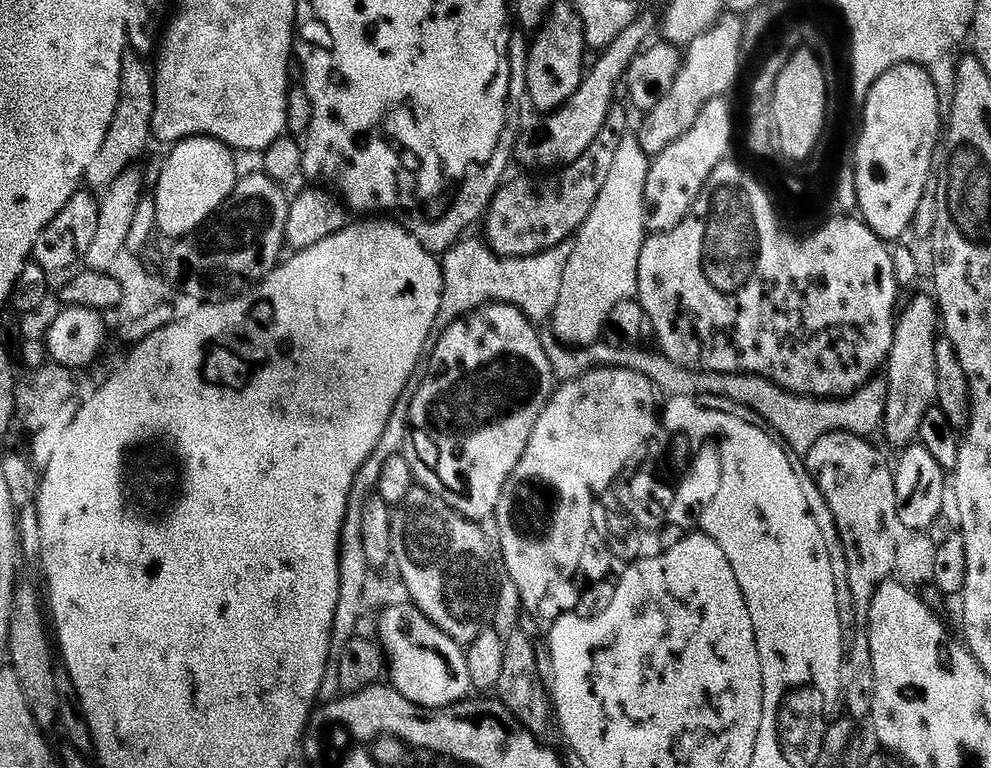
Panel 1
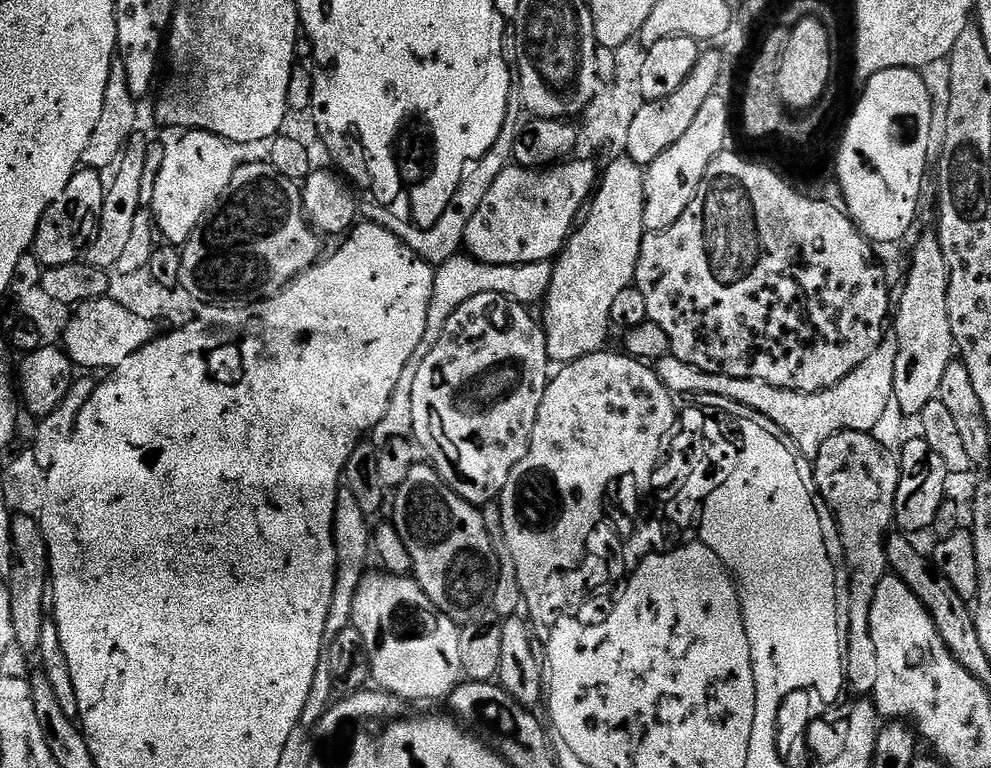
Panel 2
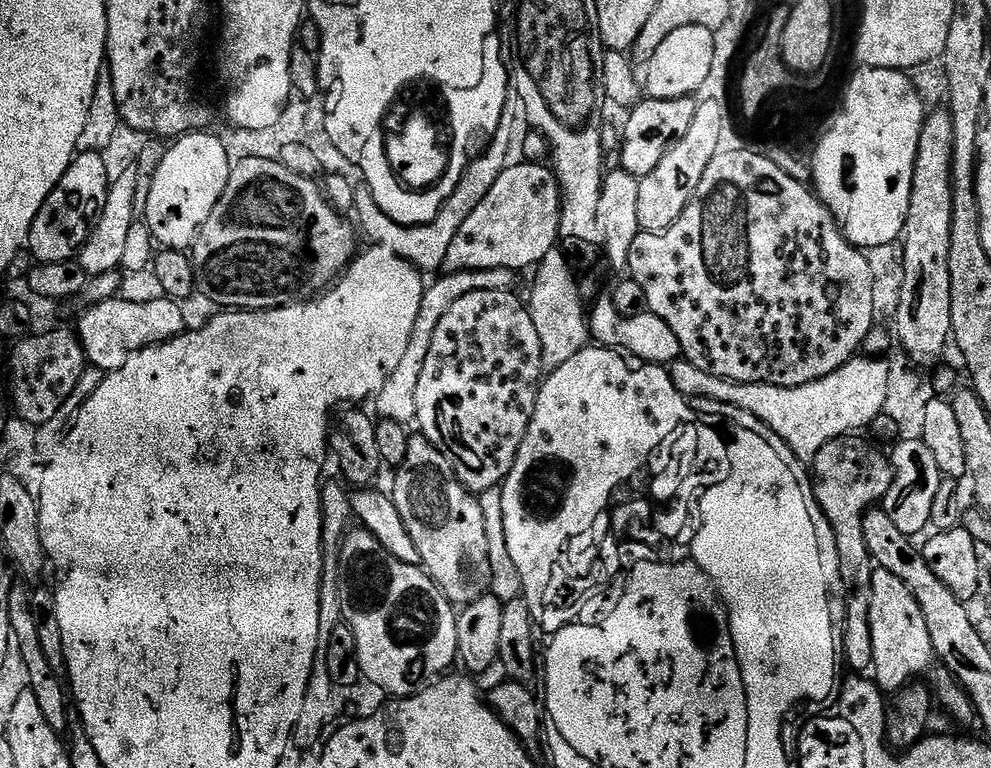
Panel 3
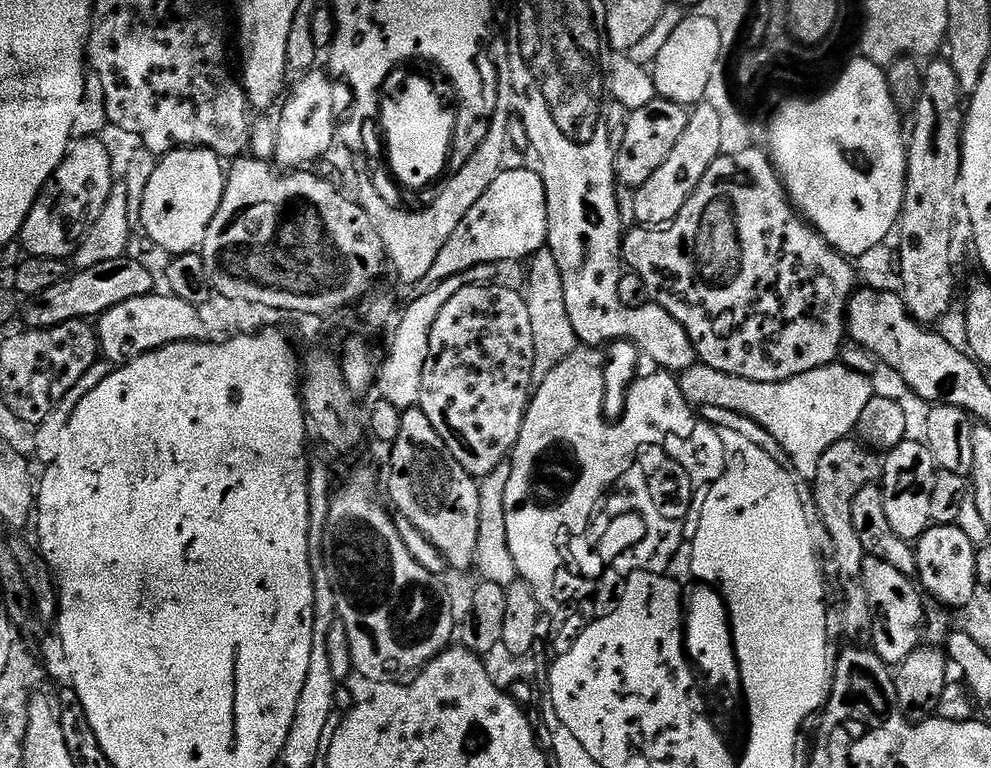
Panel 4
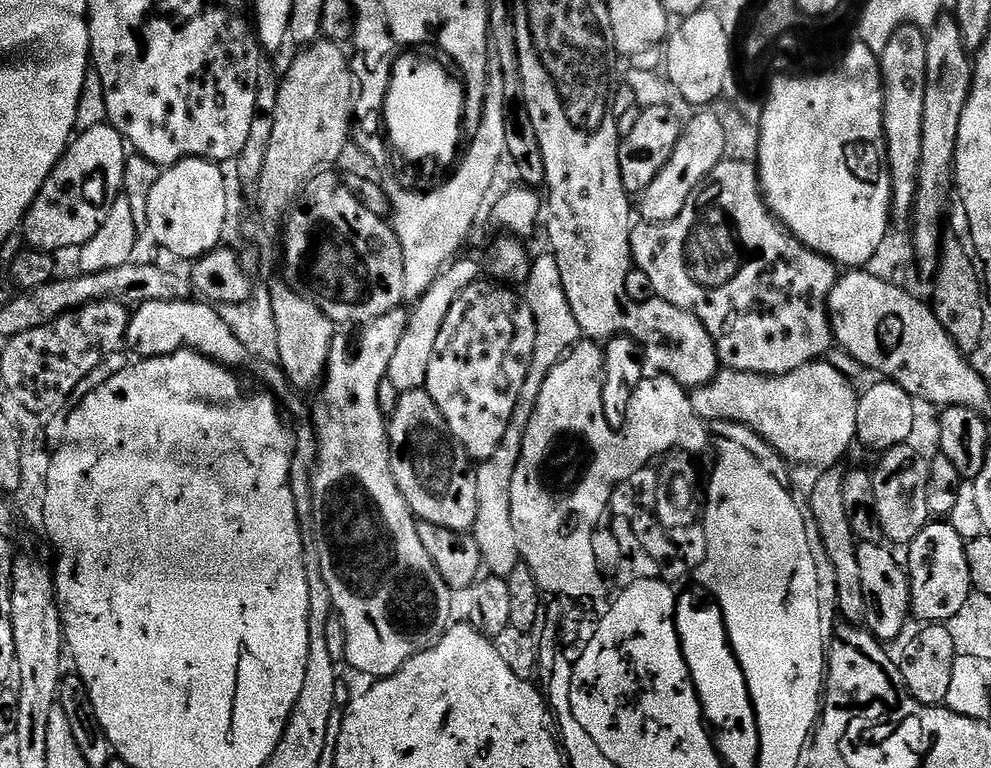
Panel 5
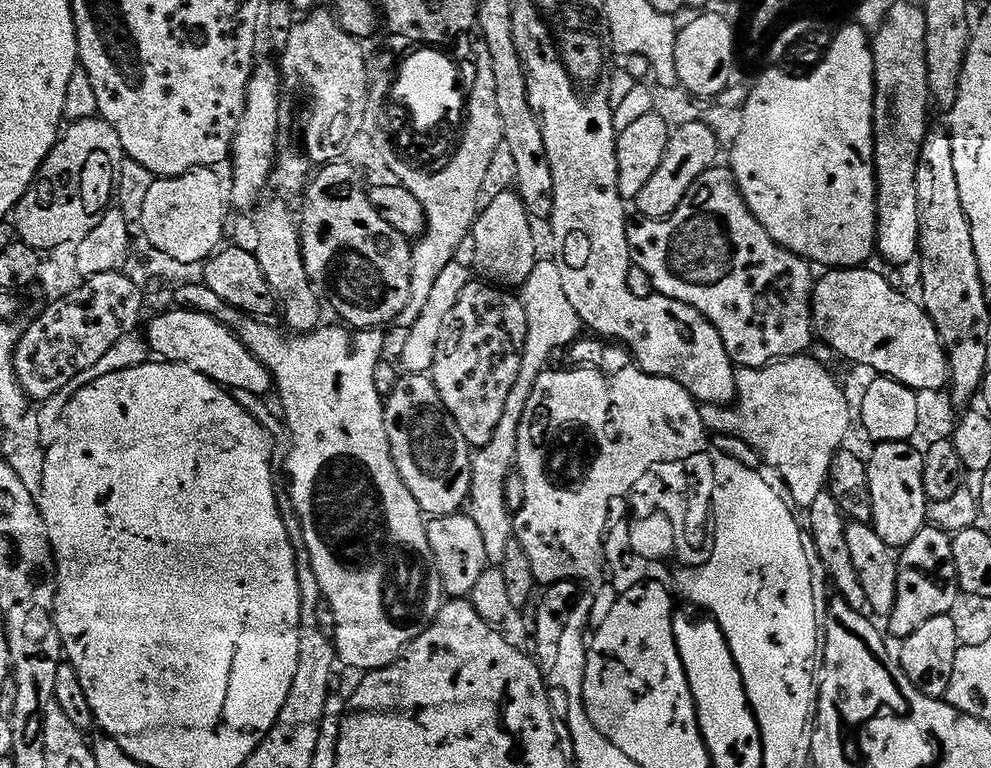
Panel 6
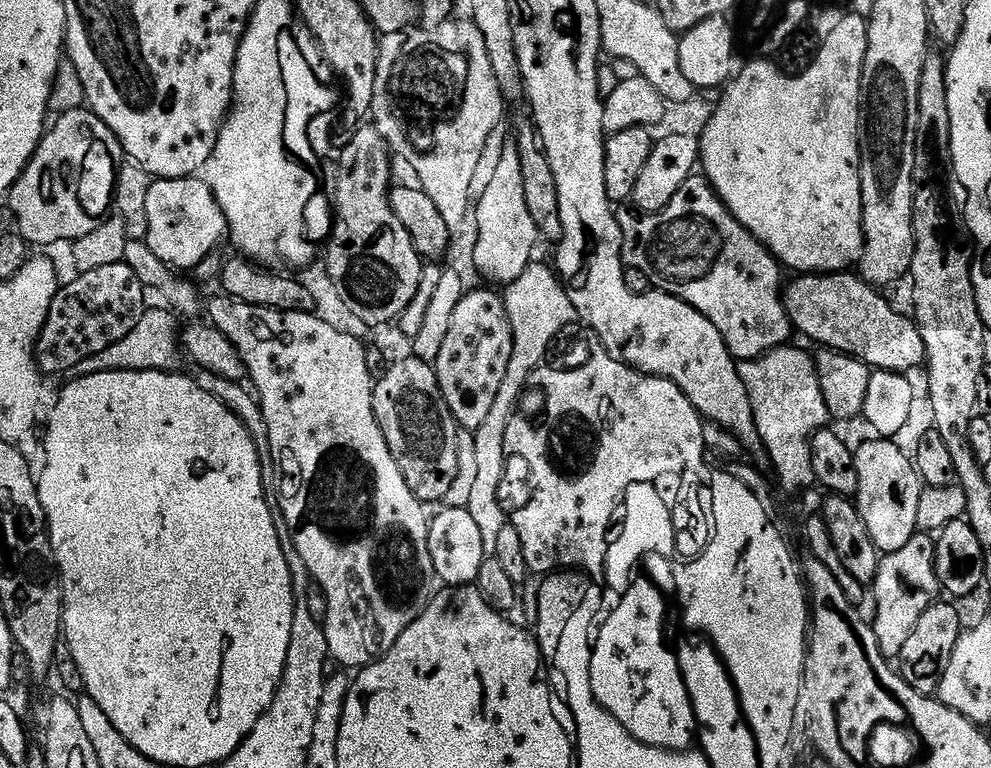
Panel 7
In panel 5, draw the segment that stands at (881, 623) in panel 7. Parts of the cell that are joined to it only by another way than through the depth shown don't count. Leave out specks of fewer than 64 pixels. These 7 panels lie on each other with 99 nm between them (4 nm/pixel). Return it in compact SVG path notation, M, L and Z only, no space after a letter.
M929 522L907 545L906 552L906 571L912 595L911 615L921 622L947 622L954 618L974 592L966 541L952 524Z

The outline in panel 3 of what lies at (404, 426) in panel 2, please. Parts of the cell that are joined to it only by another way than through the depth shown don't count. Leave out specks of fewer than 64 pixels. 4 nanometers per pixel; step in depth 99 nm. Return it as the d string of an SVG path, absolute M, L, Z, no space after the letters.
M508 268L482 269L480 271L466 271L441 275L427 285L422 298L422 306L418 310L418 318L414 322L414 334L410 334L410 346L406 346L406 354L402 354L402 362L398 362L398 370L388 377L380 392L375 393L376 408L379 419L393 419L405 426L411 425L418 410L418 378L422 378L422 366L426 366L426 354L430 354L430 342L434 338L434 330L438 330L438 322L442 322L442 314L458 302L458 298L466 298L479 288L511 289L514 272Z

